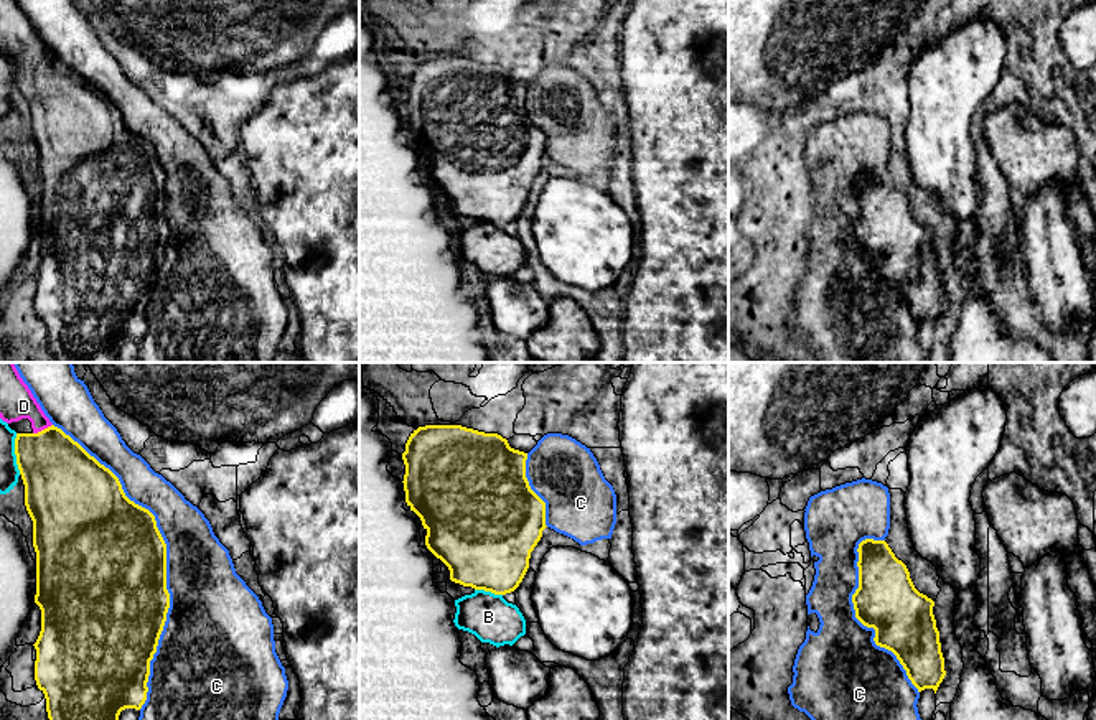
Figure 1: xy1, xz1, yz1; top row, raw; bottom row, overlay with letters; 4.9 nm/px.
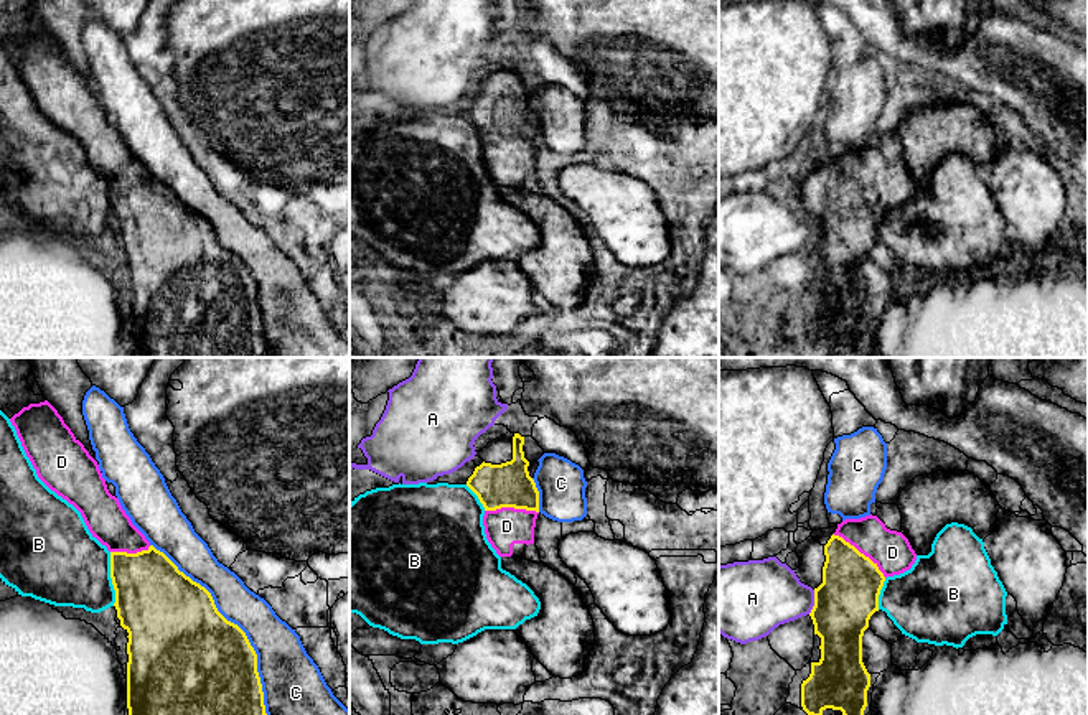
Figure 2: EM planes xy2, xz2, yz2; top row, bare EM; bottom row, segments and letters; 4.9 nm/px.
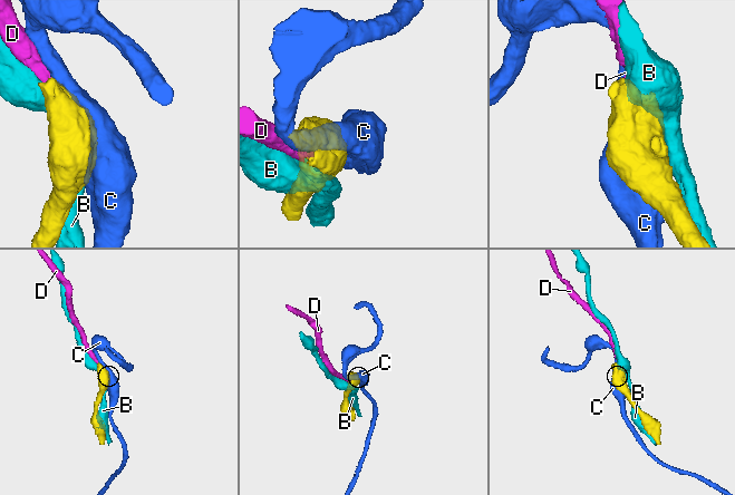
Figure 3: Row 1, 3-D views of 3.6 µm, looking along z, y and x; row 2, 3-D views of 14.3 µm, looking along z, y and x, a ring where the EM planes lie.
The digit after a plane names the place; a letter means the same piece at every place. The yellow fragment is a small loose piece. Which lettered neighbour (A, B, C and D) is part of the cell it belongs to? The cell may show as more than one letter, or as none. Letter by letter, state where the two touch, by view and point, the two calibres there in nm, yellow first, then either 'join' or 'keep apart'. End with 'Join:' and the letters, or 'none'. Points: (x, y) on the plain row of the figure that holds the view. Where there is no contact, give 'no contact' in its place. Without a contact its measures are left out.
A: meets yellow in yz2 at (815, 233); 300 nm thick on the yellow side, 340 nm on the other; keep apart
B: meets yellow in xy2 at (111, 208); 380 nm thick on the yellow side, 400 nm on the other; keep apart
C: meets yellow in xy1 at (165, 190); 500 nm thick on the yellow side, 360 nm on the other; keep apart
D: meets yellow in yz2 at (859, 183); 300 nm thick on the yellow side, 190 nm on the other; join
Join: D

